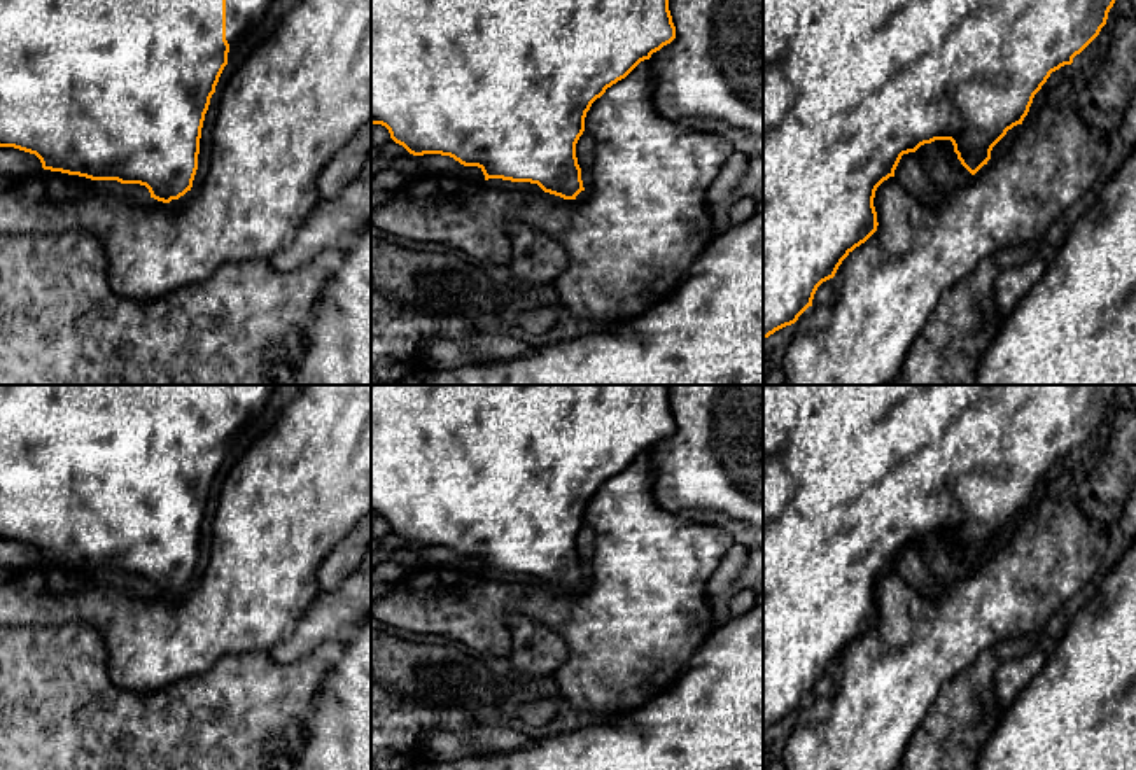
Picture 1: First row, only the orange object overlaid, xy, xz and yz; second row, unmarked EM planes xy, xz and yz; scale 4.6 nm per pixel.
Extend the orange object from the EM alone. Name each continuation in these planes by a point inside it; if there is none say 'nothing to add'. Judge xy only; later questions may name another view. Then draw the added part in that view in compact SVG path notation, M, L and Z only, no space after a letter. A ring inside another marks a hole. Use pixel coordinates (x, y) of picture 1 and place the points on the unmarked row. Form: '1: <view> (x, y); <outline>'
1: xy (242, 401); M226 385L226 432L229 441L261 413L278 385Z

